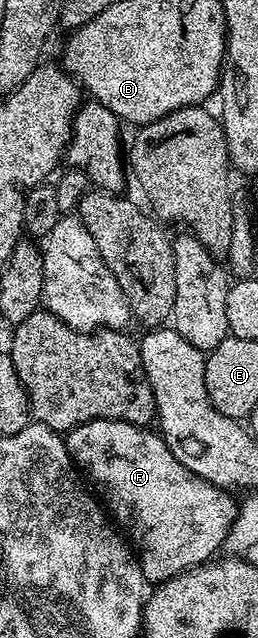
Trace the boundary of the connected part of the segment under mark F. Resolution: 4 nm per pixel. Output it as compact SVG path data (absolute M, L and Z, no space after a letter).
M92 420L72 428L64 442L74 465L101 487L100 495L103 500L105 495L104 503L112 519L127 533L146 581L160 582L214 559L235 522L239 504L229 497L232 495L226 489L205 481L183 466L165 444L163 436L149 431L153 430L122 420Z

